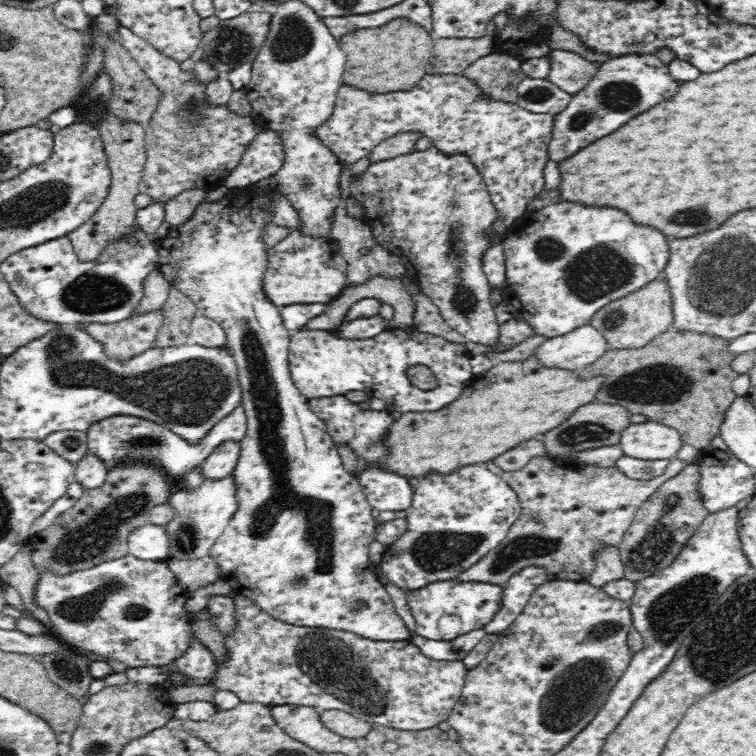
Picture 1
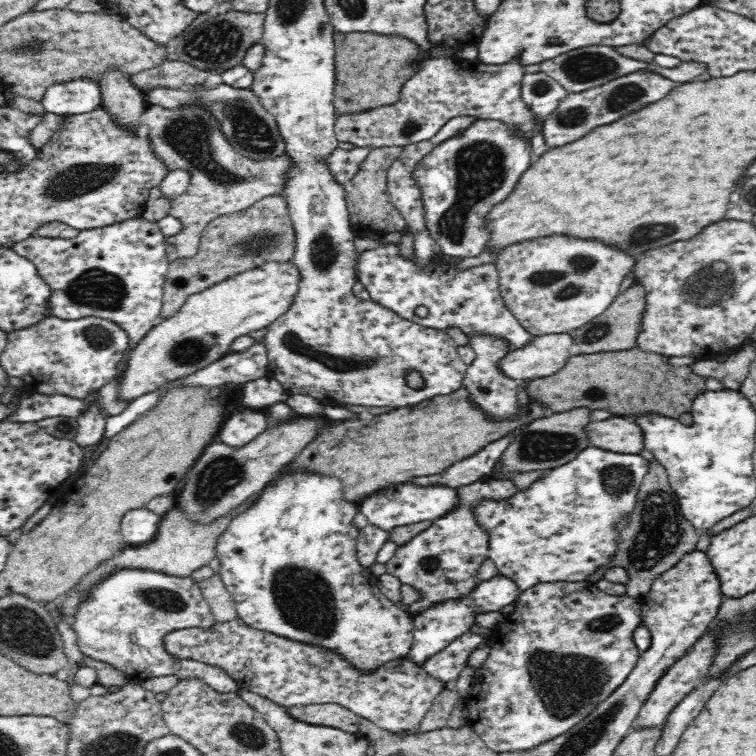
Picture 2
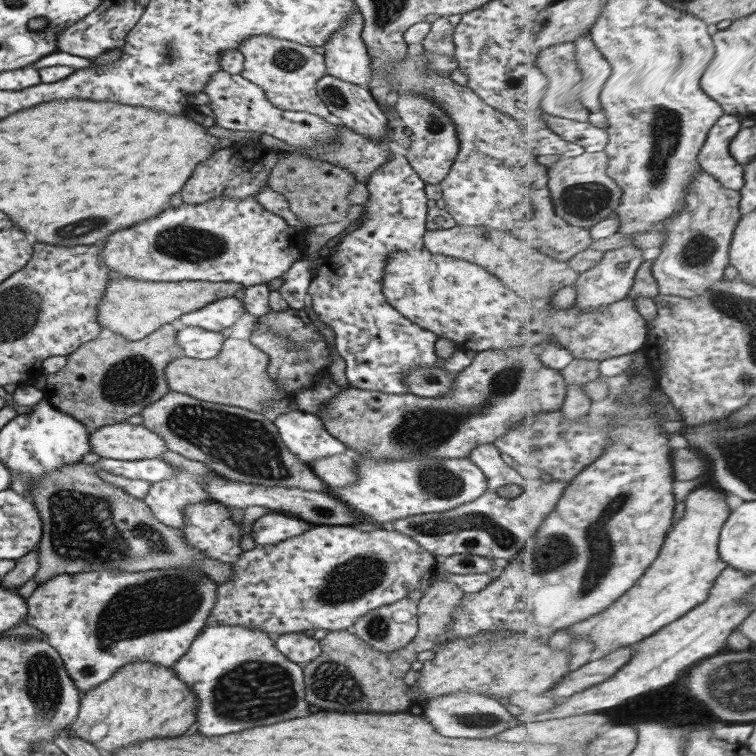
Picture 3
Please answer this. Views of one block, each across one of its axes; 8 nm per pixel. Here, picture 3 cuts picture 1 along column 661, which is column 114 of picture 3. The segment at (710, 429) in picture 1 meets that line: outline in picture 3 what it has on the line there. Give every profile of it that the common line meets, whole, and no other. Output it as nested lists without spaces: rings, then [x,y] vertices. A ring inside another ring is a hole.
[[[168,324],[140,340],[126,340],[120,334],[110,333],[98,336],[66,356],[66,365],[62,369],[46,376],[44,398],[57,409],[79,420],[90,431],[106,425],[124,423],[129,416],[141,414],[142,409],[160,400],[168,392],[168,384],[160,382],[160,376],[164,378],[164,368],[170,360],[184,354],[176,340],[176,335],[178,335],[177,331]]]

